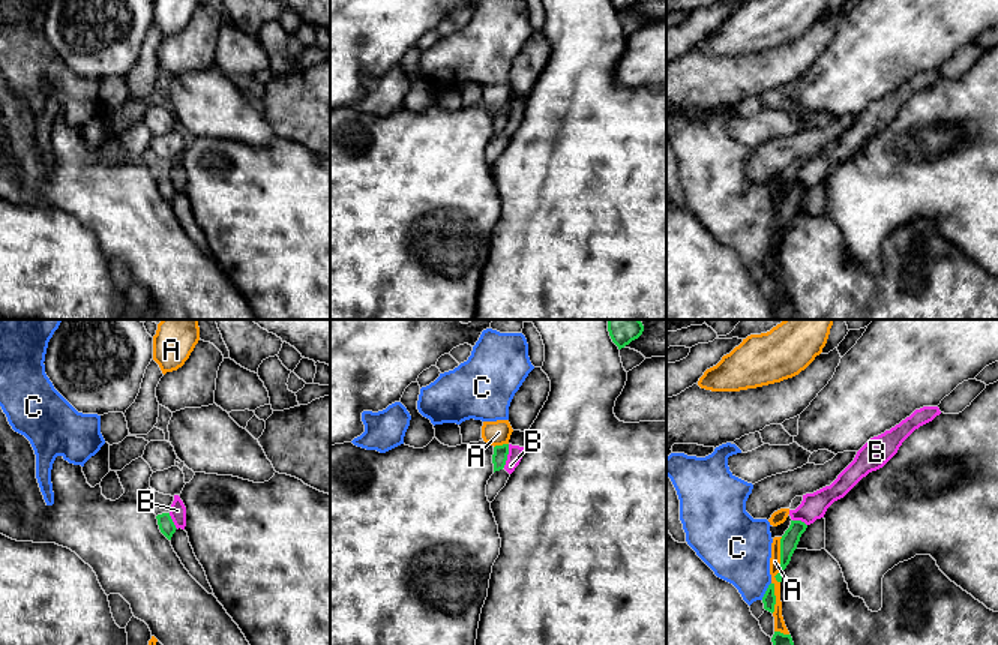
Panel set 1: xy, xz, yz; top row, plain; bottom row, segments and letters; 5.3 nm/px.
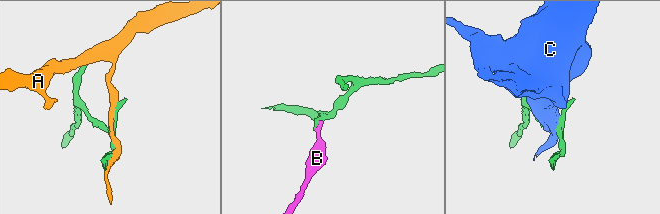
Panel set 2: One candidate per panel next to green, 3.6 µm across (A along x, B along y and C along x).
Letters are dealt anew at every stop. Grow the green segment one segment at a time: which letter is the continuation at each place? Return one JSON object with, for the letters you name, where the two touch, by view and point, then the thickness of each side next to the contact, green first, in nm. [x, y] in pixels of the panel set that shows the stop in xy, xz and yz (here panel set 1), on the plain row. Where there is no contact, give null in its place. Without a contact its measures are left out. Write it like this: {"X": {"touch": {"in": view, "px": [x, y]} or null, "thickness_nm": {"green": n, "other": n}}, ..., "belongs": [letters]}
{"belongs": []}

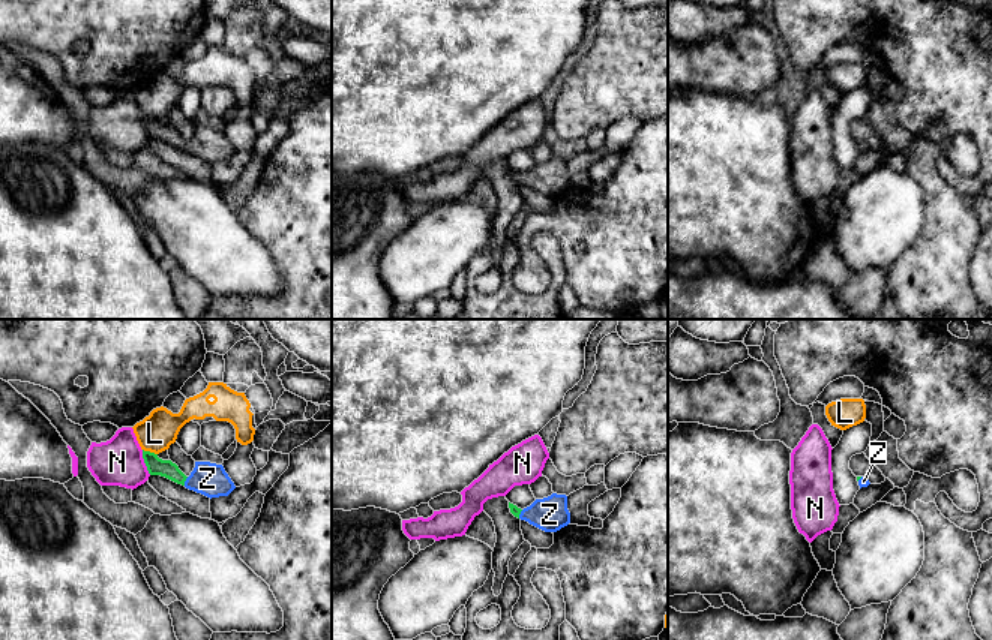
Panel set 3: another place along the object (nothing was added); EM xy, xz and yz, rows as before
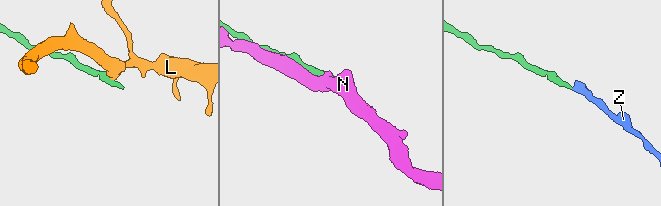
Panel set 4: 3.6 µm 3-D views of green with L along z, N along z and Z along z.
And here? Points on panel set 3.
{"Z": {"touch": {"in": "xy", "px": [185, 144]}, "thickness_nm": {"green": 100, "other": 180}}, "belongs": ["Z"]}

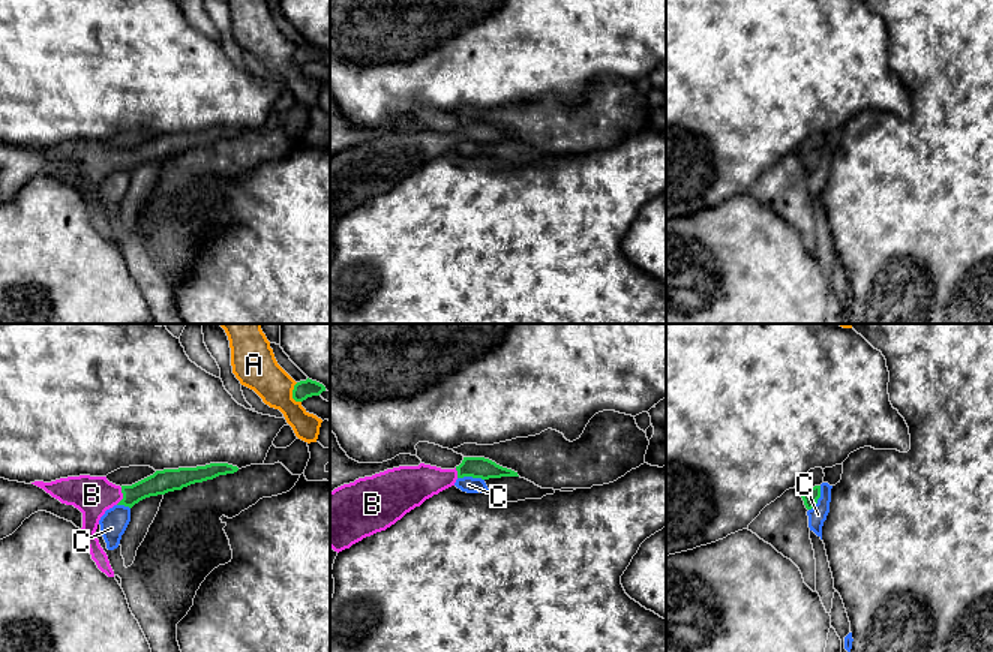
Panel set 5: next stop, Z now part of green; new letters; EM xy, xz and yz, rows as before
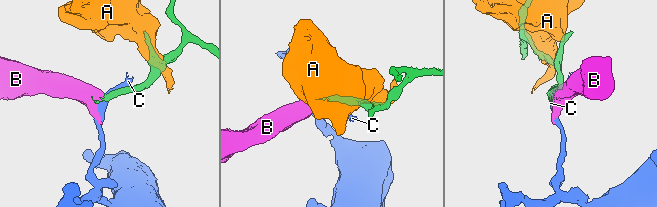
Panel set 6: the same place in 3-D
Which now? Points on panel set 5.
{"B": {"touch": {"in": "xy", "px": [123, 161]}, "thickness_nm": {"green": 130, "other": 200}}, "belongs": ["B"]}

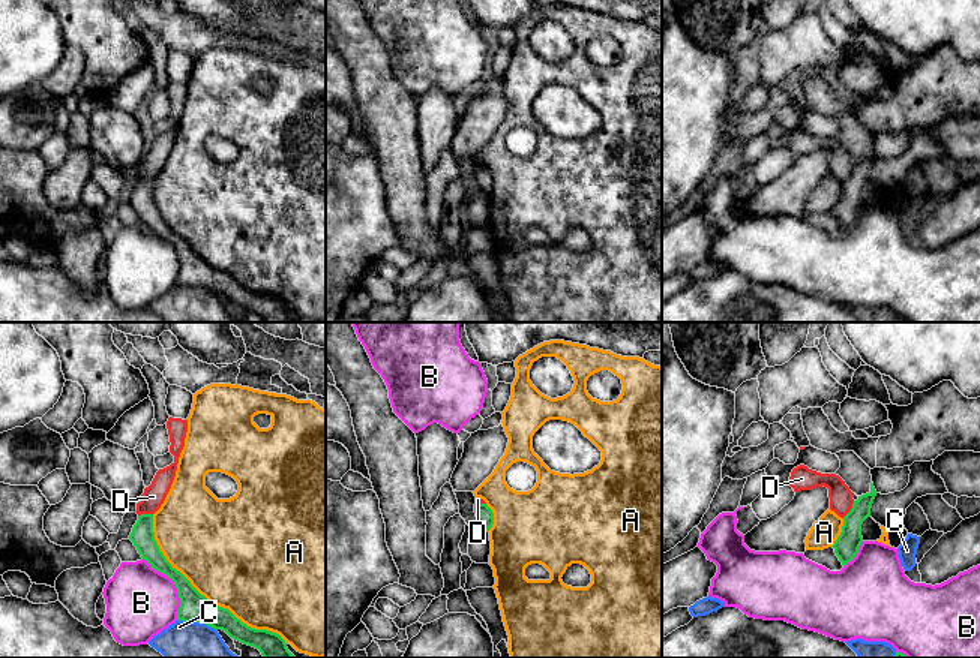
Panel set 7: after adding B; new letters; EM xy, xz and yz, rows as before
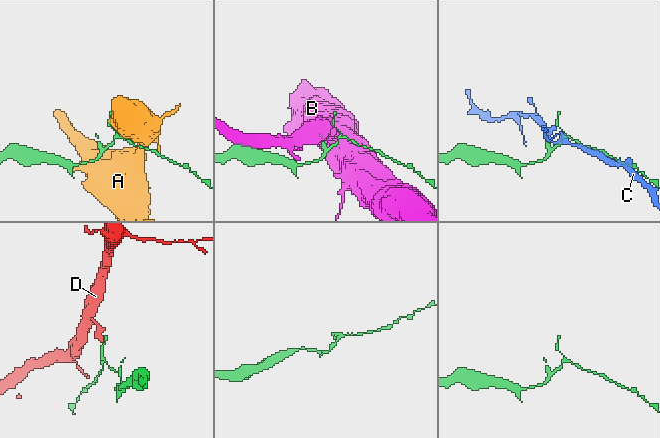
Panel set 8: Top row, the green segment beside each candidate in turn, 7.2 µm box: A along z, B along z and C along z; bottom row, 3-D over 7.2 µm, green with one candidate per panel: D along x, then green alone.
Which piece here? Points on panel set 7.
{"belongs": []}

